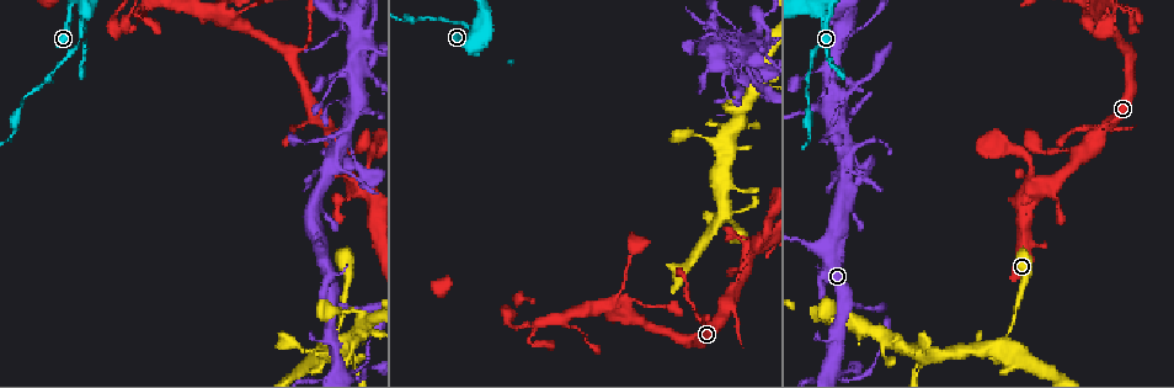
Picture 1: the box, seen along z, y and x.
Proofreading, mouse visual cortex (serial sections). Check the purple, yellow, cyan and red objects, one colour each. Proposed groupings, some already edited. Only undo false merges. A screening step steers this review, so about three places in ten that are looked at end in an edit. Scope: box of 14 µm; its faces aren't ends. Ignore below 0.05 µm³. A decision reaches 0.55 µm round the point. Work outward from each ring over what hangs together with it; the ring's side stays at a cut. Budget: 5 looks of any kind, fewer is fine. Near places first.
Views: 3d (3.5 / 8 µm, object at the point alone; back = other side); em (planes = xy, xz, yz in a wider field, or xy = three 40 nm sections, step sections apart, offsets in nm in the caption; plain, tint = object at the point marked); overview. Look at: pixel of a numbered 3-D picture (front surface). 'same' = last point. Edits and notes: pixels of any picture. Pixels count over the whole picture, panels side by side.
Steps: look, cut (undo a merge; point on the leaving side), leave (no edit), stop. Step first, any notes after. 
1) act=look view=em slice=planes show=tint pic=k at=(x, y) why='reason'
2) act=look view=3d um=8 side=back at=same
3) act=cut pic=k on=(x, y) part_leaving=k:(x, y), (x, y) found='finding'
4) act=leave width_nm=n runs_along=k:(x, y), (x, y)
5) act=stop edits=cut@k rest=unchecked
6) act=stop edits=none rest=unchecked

act=look view=3d um=3.5 pic=1 at=(333, 162) why='four or more arms meet'

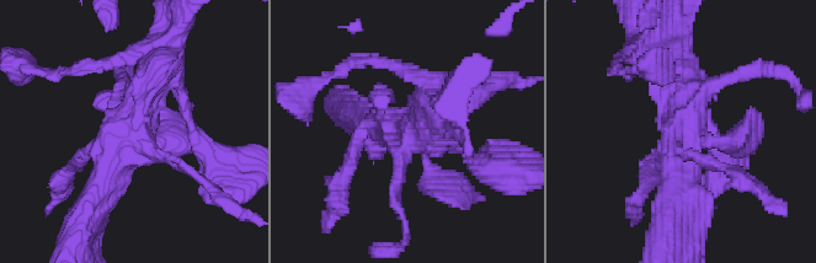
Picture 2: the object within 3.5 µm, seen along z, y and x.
act=look view=em slice=planes show=tint pic=2 at=(685, 135) why='shape alone is not enough'

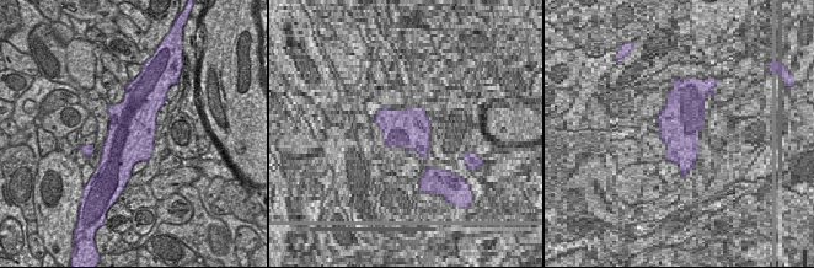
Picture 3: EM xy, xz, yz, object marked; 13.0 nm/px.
act=look view=em slice=xy step=2 show=tint at=same

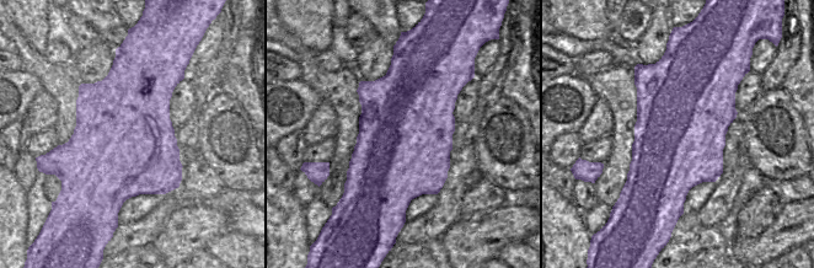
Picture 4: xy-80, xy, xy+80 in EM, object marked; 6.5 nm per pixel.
act=leave runs_along=2:(91, 208), (144, 95), (166, 65) found='continuous, no second cell'

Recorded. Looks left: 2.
act=look view=3d um=3.5 pic=1 at=(889, 338) why='thin neck'

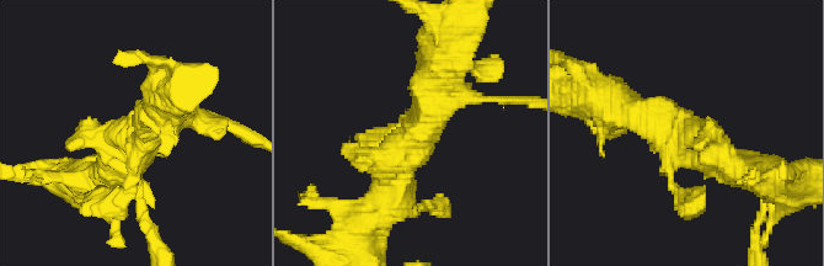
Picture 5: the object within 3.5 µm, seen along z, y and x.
act=look view=em slice=xy step=2 show=tint pic=5 at=(685, 140)

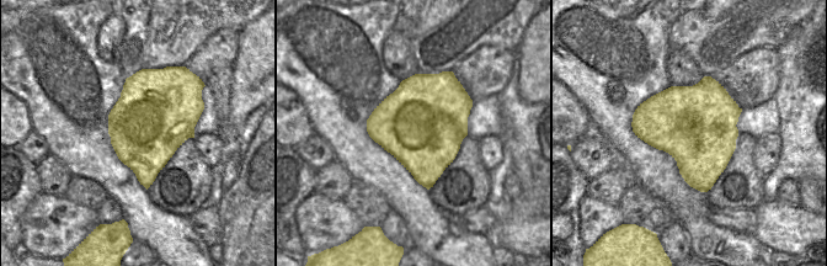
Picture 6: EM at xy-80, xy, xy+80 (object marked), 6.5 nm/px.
act=leave runs_along=5:(745, 171), (661, 118), (619, 107) found='one cell here'

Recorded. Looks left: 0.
act=stop edits=none rest=unchecked

